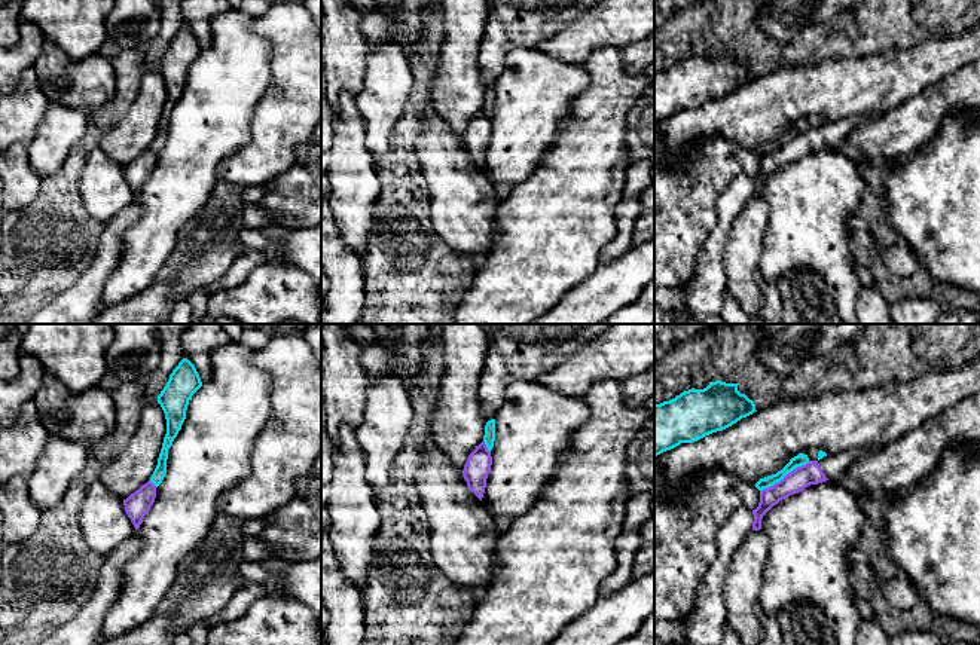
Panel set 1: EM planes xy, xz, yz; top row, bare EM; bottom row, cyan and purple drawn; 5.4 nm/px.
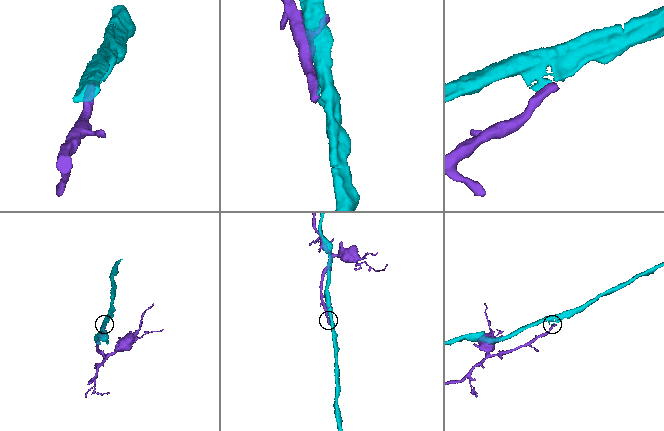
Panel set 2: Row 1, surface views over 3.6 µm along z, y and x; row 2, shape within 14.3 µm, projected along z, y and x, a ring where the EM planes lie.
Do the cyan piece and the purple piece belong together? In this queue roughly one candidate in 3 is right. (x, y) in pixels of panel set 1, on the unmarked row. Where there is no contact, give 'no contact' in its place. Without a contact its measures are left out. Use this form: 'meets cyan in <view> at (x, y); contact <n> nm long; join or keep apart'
meets cyan in yz at (784, 143); contact 320 nm long; keep apart

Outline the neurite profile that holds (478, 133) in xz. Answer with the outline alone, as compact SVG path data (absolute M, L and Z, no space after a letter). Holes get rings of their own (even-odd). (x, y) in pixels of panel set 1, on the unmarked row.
M482 108L467 125L462 137L462 143L467 149L468 156L482 168L486 146L491 138L492 123L485 108Z

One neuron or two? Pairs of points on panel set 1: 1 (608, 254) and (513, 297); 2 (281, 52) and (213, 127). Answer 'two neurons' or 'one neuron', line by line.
1: two neurons
2: two neurons

